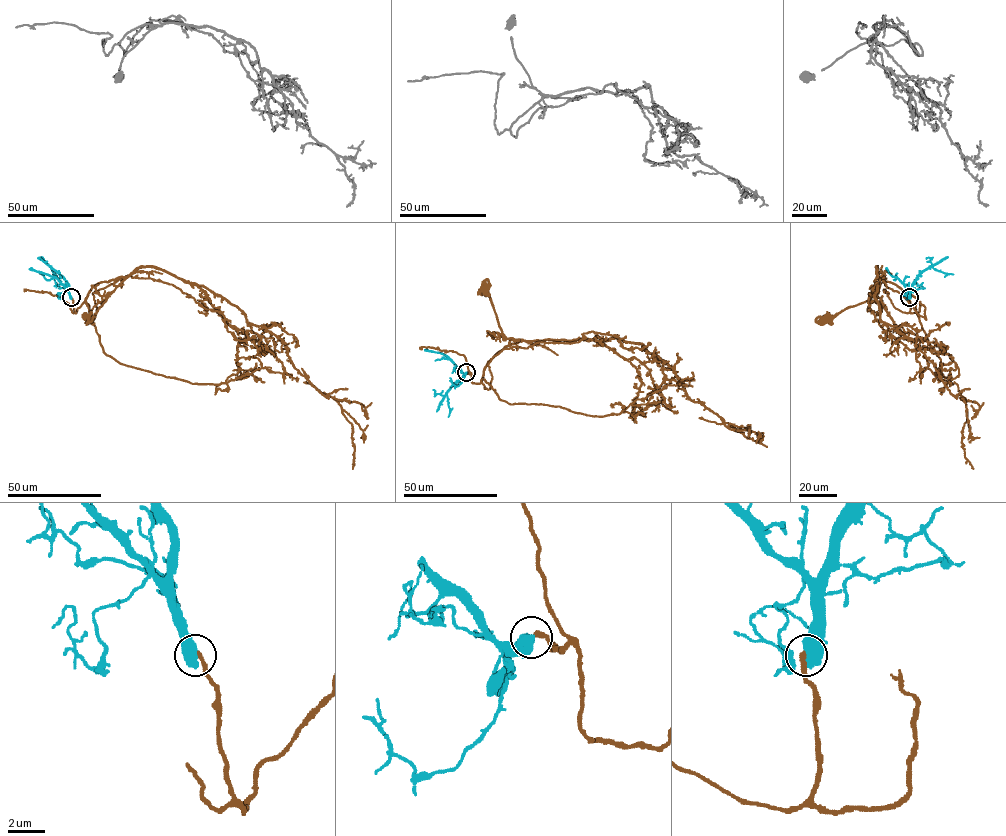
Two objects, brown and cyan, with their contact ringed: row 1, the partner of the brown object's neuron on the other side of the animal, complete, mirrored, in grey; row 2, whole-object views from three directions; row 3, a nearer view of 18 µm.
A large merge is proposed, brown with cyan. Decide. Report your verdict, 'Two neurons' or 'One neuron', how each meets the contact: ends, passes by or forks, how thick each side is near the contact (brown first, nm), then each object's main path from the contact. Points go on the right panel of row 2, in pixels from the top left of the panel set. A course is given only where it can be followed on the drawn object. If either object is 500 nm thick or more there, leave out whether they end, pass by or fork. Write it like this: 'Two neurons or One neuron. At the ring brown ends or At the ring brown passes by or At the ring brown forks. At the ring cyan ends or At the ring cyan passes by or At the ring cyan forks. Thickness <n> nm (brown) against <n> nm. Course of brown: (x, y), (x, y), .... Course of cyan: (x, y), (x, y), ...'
Two neurons. Thickness 240 nm (brown) against 900 nm. Course of brown: (909, 297), (910, 312), (918, 312), (920, 302), (879, 277), (875, 293), (867, 299), (826, 319). Course of cyan: (909, 297), (913, 282), (929, 267), (953, 274)

